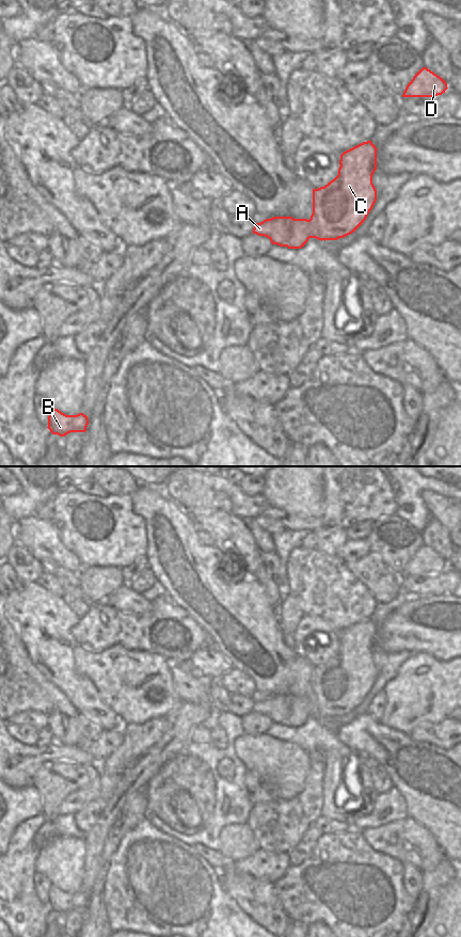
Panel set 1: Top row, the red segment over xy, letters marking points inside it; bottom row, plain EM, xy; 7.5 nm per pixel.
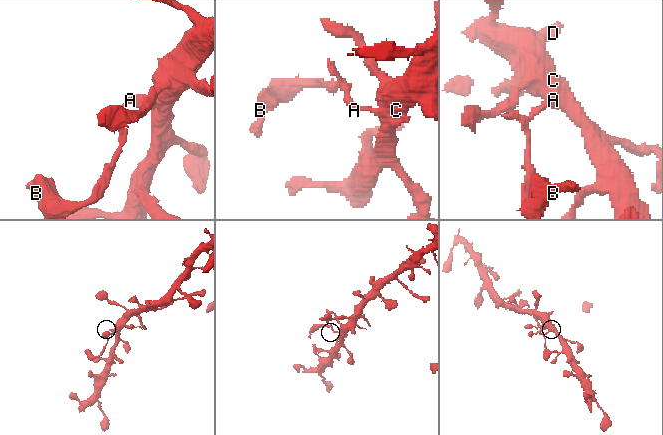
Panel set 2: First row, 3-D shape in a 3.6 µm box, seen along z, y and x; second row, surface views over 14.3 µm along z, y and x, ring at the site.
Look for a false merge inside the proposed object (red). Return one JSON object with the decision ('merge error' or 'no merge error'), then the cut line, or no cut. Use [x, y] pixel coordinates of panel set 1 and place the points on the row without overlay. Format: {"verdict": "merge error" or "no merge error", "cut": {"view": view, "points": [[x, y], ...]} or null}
{"verdict": "merge error", "cut": {"view": "xy", "points": [[293, 697], [291, 700], [291, 718], [287, 725]]}}

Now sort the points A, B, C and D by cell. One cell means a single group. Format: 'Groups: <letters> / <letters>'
Groups: A B / C D.

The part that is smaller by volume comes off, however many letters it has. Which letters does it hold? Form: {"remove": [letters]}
{"remove": ["A", "B"]}

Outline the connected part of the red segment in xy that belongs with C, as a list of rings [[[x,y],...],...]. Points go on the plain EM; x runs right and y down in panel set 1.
[[[369,618],[340,633],[338,653],[324,665],[313,667],[311,697],[292,698],[288,727],[301,727],[309,716],[344,716],[364,701],[377,679],[372,662],[377,629]]]

